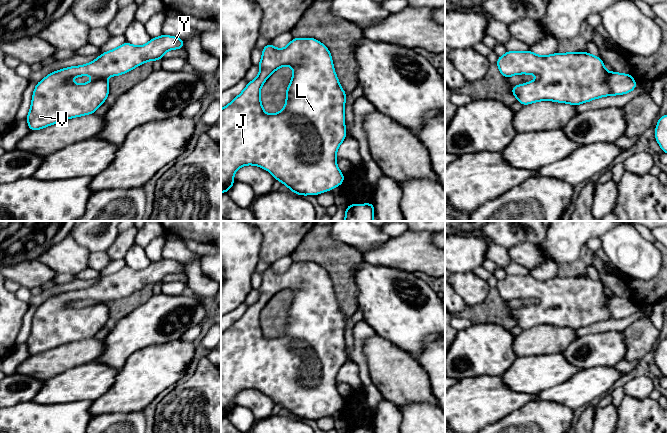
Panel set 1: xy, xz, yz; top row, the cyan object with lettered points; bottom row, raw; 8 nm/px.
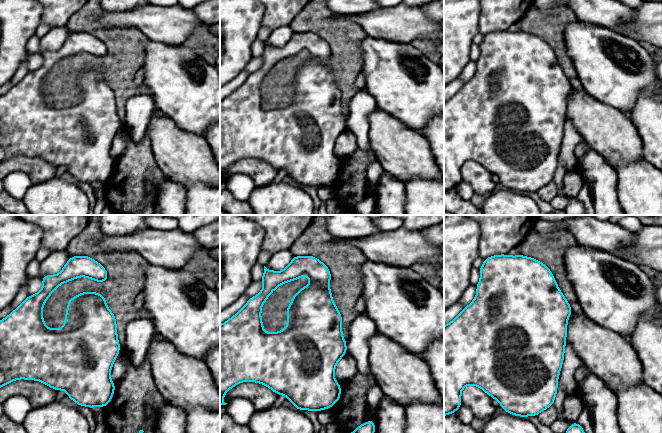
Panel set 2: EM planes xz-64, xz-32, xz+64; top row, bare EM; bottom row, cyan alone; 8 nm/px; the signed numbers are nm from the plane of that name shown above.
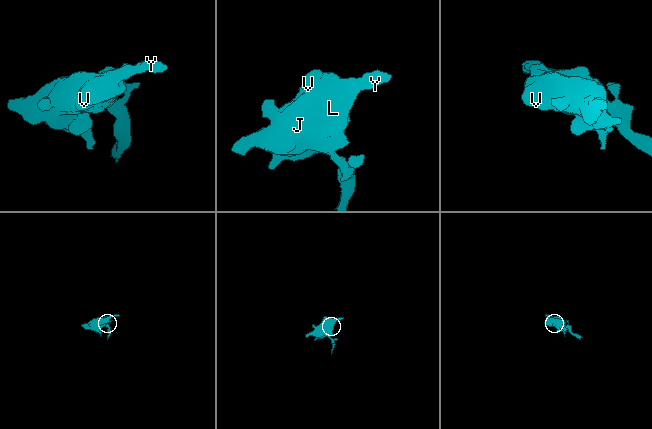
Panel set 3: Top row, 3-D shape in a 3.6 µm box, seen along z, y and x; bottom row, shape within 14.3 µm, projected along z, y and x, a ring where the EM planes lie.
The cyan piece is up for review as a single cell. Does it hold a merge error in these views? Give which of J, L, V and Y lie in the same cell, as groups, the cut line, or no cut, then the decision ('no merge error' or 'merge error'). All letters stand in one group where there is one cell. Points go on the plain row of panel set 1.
J L V Y; no cut; no merge error

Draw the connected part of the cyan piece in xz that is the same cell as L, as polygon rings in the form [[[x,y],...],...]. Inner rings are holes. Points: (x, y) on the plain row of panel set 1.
[[[310,261],[293,262],[283,273],[275,272],[270,266],[262,272],[258,290],[259,299],[221,333],[221,417],[227,417],[234,409],[233,398],[244,389],[256,389],[269,395],[275,404],[302,420],[317,420],[342,409],[345,400],[337,390],[336,378],[340,368],[346,363],[344,329],[347,321],[336,300],[328,272]],[[283,290],[293,292],[293,300],[286,313],[285,330],[279,337],[266,338],[260,323],[261,311],[274,295]]]

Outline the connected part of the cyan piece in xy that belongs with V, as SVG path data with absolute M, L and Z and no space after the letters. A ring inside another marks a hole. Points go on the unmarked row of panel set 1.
M162 258L143 270L125 266L111 275L101 277L97 283L88 288L63 292L48 298L35 310L30 335L26 341L29 354L36 355L66 343L95 337L109 319L108 301L128 297L147 285L160 284L165 276L173 273L184 273L184 264ZM84 299L91 299L95 303L85 308L70 306L72 302Z

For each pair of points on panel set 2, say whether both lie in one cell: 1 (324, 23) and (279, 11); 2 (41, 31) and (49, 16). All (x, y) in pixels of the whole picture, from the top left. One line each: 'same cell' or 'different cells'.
1: different cells
2: different cells

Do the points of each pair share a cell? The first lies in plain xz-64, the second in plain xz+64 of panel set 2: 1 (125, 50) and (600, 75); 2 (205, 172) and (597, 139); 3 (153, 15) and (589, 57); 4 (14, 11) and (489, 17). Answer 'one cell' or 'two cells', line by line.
1: two cells
2: one cell
3: two cells
4: two cells

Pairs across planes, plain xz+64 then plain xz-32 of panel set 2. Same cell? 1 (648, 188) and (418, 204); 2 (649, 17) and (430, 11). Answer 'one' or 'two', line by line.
1: one
2: two

